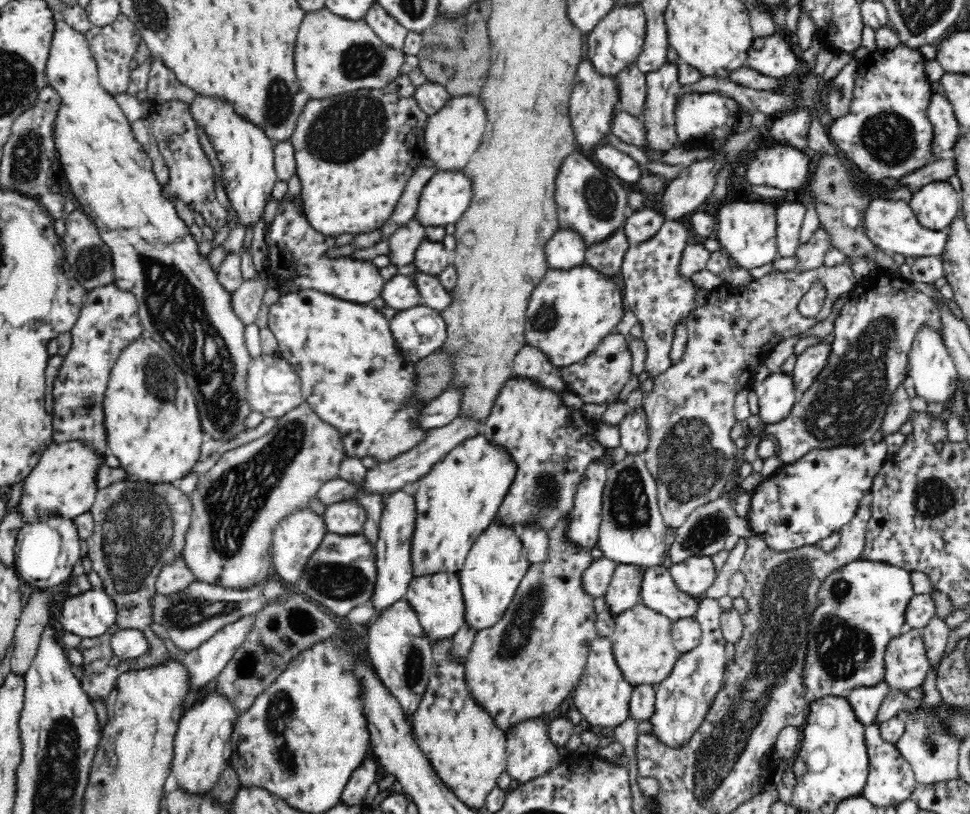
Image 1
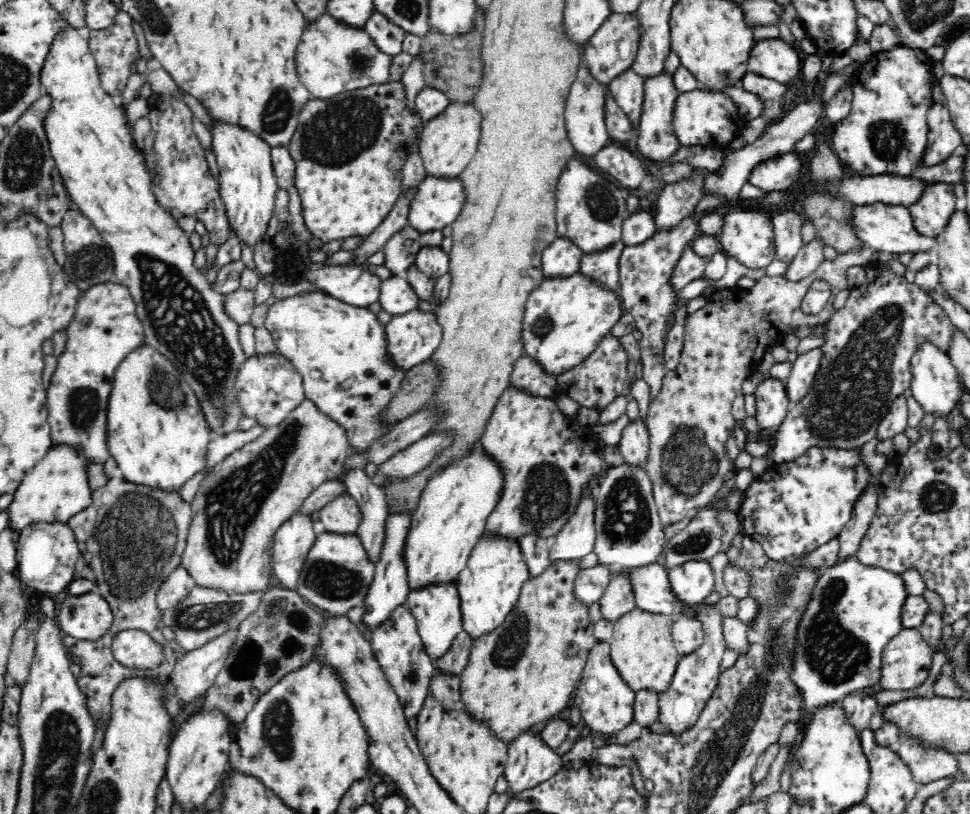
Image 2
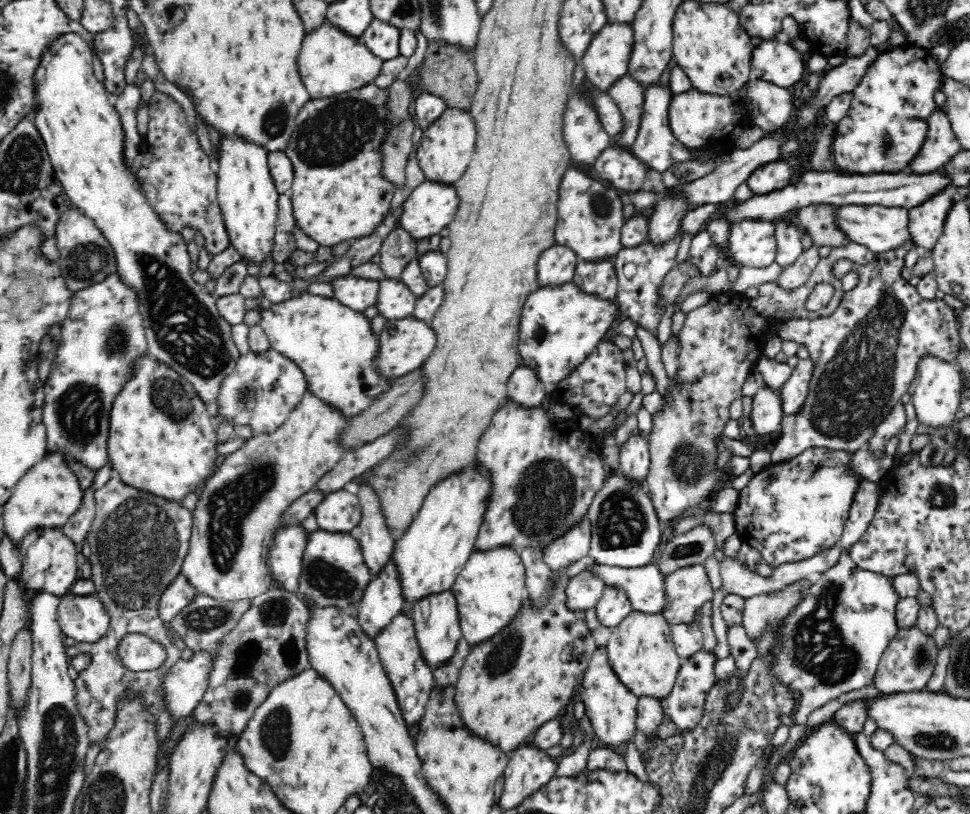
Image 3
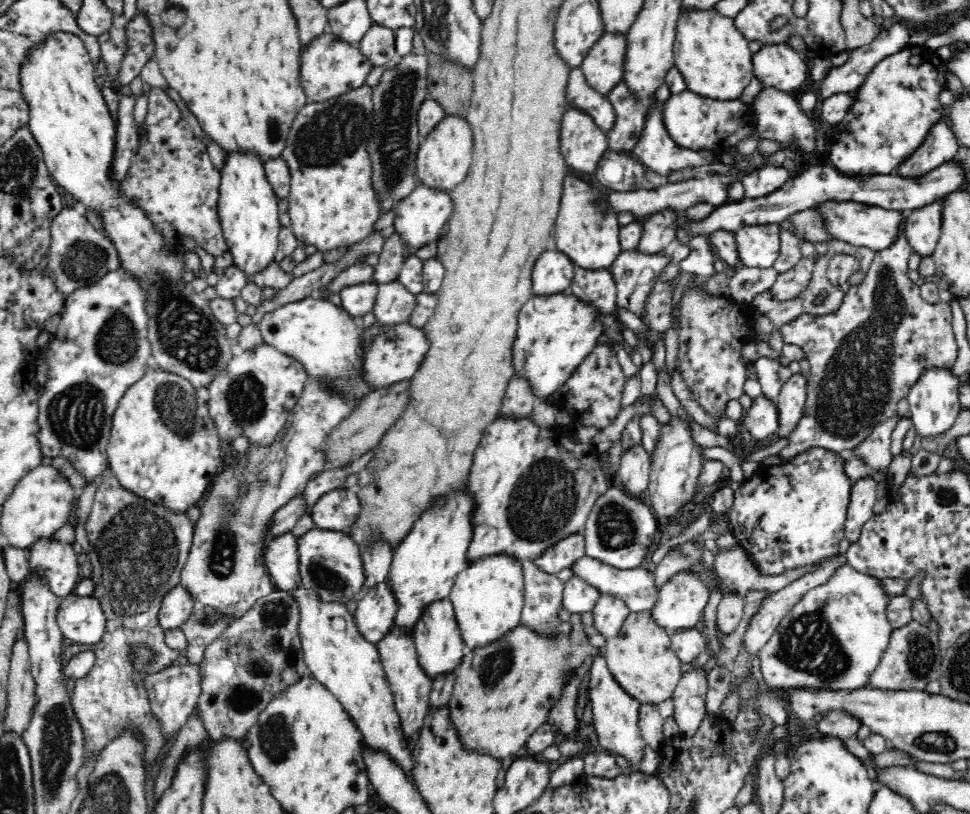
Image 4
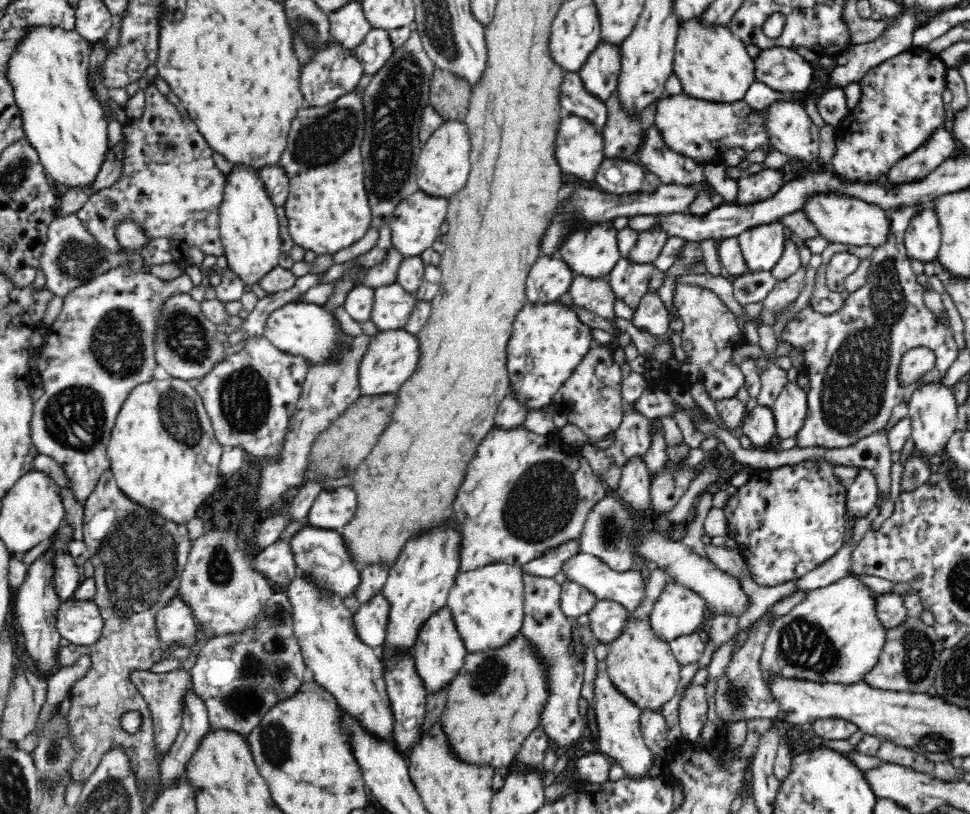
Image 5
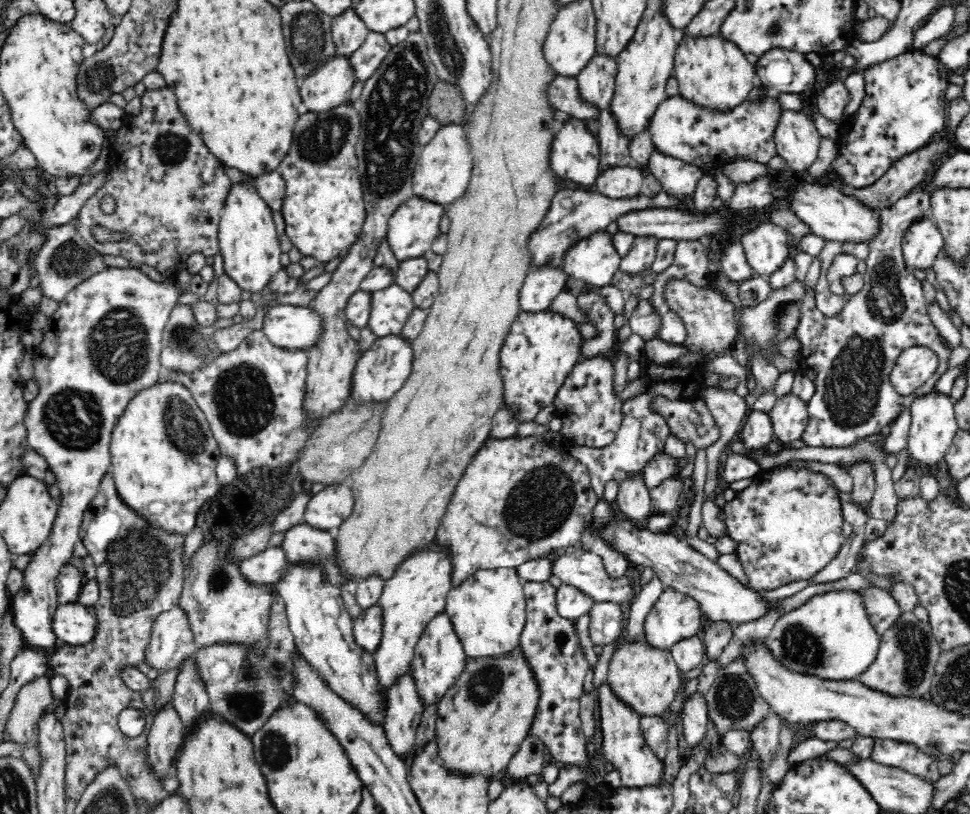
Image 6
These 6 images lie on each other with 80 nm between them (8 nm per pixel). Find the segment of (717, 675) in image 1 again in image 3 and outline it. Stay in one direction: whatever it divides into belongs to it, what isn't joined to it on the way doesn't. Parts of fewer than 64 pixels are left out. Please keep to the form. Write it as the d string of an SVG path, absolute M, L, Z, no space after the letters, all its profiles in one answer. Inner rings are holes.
M698 650L690 658L683 660L678 676L676 676L674 688L666 698L659 700L664 716L668 716L680 731L692 730L702 718L706 698L713 690L713 686L717 684L716 676L714 676L714 666L716 666L717 661L718 658L712 650L710 652Z

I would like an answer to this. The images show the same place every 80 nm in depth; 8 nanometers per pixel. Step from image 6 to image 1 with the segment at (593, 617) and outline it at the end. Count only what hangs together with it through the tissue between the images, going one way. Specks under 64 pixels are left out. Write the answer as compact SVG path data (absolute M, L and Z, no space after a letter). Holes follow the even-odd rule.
M620 563L611 578L610 586L604 594L606 608L617 614L635 605L640 598L642 578L646 567L640 564Z

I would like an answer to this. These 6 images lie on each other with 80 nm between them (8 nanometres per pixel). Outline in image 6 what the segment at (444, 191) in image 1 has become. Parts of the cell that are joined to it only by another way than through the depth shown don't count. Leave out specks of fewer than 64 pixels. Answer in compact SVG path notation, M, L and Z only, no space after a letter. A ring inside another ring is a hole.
M412 196L410 200L403 203L390 218L387 229L387 241L398 260L402 262L409 258L422 257L427 252L434 240L441 233L441 220L445 216L445 206L438 202L431 202L421 198L421 196Z

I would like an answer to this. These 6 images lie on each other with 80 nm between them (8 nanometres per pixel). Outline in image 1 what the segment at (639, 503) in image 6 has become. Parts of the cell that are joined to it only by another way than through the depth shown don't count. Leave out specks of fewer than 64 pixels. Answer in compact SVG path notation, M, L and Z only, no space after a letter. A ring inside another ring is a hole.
M638 407L628 411L619 424L619 431L621 447L628 454L643 453L649 444L649 430L644 408Z

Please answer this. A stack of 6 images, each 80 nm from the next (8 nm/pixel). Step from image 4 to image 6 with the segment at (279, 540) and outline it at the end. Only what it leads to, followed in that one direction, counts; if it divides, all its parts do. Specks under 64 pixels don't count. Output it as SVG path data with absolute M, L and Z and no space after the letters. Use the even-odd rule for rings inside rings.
M270 546L266 550L240 561L242 573L252 583L274 584L281 580L290 562L282 546Z

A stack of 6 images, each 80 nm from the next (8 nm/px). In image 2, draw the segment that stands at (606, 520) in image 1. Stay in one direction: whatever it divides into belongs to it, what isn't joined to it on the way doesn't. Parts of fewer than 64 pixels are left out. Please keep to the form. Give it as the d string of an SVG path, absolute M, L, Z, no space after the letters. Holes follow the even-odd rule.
M624 461L620 466L606 467L596 499L596 542L598 562L620 569L636 569L656 564L667 544L654 500L652 479L642 465Z

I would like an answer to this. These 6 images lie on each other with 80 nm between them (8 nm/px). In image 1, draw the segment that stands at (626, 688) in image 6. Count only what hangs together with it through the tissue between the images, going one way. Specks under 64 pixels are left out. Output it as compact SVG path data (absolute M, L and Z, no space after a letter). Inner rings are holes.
M642 600L614 617L614 633L609 638L612 641L614 657L625 680L633 687L638 684L658 685L670 674L680 654L671 637L673 620L656 612Z

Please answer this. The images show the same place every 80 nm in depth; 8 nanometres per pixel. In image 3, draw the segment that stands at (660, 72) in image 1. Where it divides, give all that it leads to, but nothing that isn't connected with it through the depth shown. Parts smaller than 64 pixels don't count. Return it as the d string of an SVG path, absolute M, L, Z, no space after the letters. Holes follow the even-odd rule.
M660 81L645 86L643 113L637 137L629 148L630 151L649 168L661 173L668 170L676 162L695 160L697 152L689 152L688 147L680 142L670 128L670 102L675 92L668 86L662 86Z

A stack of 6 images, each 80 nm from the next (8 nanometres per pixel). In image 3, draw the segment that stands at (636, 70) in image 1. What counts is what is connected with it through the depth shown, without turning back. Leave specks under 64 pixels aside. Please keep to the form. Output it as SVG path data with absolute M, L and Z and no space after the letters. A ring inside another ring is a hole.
M626 73L608 87L605 93L616 101L624 117L624 132L612 138L611 145L629 149L637 137L640 126L645 97L644 85L630 73Z

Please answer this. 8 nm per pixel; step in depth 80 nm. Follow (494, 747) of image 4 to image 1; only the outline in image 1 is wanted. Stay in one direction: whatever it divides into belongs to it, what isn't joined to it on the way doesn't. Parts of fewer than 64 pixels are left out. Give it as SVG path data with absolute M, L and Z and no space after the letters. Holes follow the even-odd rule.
M571 510L563 515L562 518L558 519L557 524L547 531L549 545L546 558L543 561L529 564L529 567L526 569L526 574L522 577L518 590L515 592L514 598L511 600L506 612L504 612L498 619L498 622L495 622L492 626L477 630L471 650L465 658L466 683L468 684L471 694L482 706L485 706L486 710L488 710L490 715L496 720L497 725L505 730L505 732L506 730L510 730L515 723L522 722L524 719L538 718L539 715L546 717L564 702L568 694L576 689L582 674L585 674L591 642L598 634L594 595L586 591L585 582L582 581L586 570L590 568L592 560L594 560L594 556L590 554L588 547L583 547L582 545L578 545L578 543L574 543L574 541L570 541L570 537L566 535L569 530L570 516L572 516Z

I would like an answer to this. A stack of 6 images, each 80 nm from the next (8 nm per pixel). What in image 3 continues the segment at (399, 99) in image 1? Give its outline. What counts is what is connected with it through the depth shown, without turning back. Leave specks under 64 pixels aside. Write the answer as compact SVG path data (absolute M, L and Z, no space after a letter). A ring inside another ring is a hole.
M372 82L359 89L354 89L328 98L311 98L298 113L297 125L284 150L286 155L290 157L295 171L293 186L289 194L293 203L293 214L298 228L308 237L316 241L316 243L320 244L320 246L336 246L336 244L340 244L343 241L353 242L356 239L369 236L384 220L384 216L387 216L388 212L390 212L392 198L394 198L394 194L397 192L397 186L392 180L388 180L388 178L384 176L385 154L382 153L382 146L385 144L386 136L388 136L390 132L389 119L386 118L386 116L390 116L388 104L390 104L390 91L388 91L388 87L382 88Z

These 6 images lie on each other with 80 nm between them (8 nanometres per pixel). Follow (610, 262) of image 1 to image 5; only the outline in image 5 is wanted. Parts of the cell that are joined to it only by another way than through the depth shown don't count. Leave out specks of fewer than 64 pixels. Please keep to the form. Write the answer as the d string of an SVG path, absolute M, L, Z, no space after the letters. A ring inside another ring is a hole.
M576 273L568 292L573 303L607 320L615 319L618 300L606 277L591 277Z

